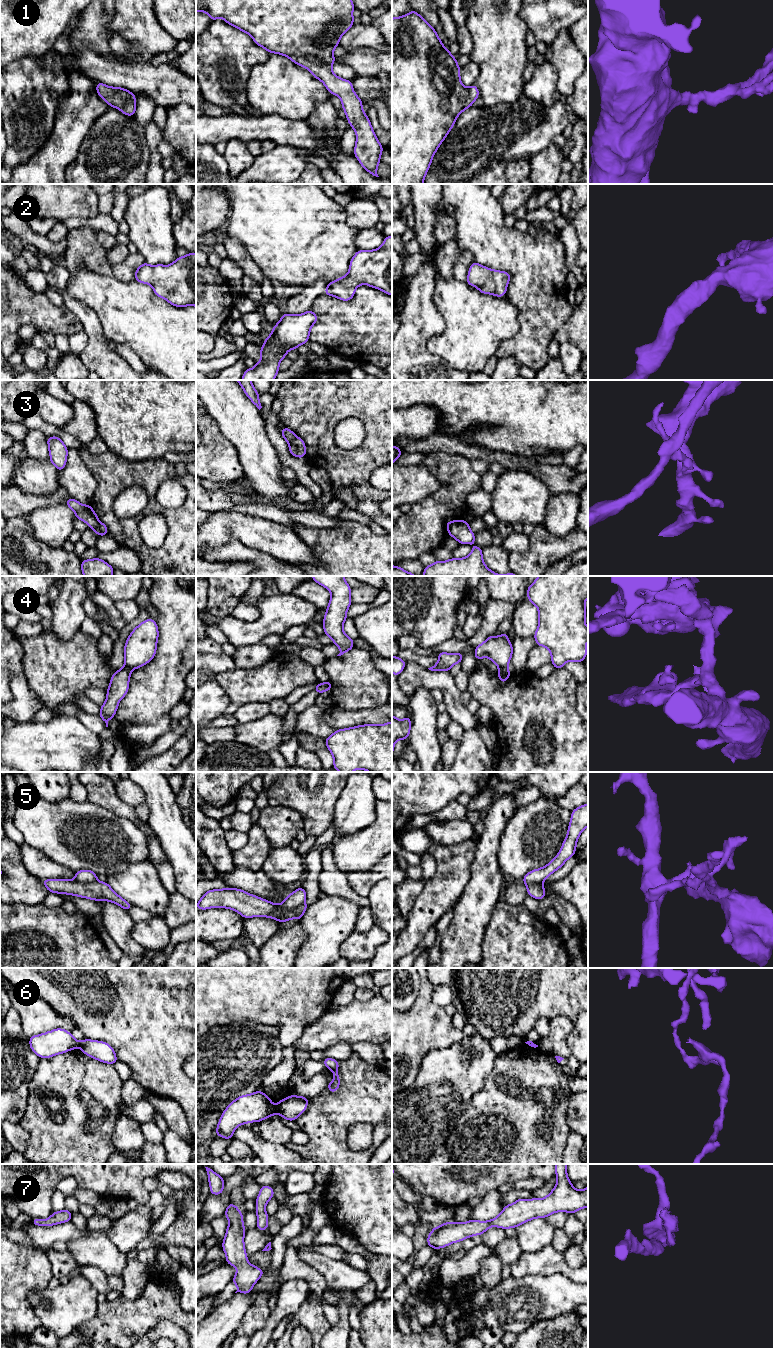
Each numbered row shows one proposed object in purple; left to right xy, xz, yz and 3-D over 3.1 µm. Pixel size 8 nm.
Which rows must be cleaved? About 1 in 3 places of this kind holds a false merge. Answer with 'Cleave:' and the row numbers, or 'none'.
Cleave: 3, 4, 5, 6

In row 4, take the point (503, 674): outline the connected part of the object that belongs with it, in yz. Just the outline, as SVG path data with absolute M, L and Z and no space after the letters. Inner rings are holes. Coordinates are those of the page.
M499 668L497 672L497 676L501 680L502 684L504 684L507 681L511 674L512 673L507 668Z

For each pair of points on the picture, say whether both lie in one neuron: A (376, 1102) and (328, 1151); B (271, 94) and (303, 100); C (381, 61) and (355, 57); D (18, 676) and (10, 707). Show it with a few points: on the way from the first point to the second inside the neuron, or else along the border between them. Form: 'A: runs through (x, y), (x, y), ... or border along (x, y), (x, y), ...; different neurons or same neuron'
A: runs through (361, 1104), (329, 1136); same neuron
B: runs through (279, 94), (295, 94); same neuron
C: runs through (375, 61), (361, 60); same neuron
D: runs through (18, 684), (18, 699); same neuron

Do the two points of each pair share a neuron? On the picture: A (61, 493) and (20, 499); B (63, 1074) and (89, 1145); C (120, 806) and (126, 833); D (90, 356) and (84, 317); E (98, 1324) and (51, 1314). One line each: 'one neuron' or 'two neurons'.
A: one neuron
B: one neuron
C: two neurons
D: one neuron
E: two neurons

